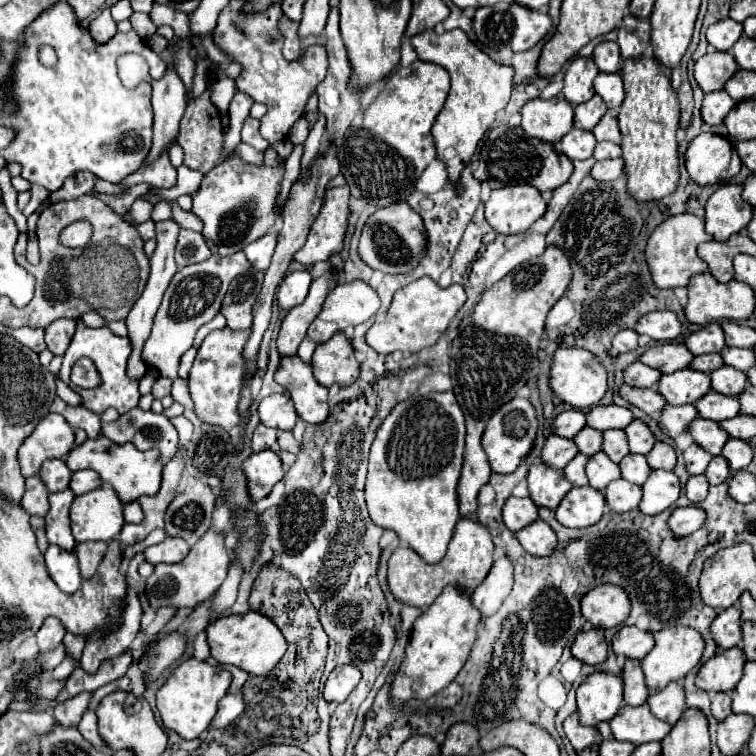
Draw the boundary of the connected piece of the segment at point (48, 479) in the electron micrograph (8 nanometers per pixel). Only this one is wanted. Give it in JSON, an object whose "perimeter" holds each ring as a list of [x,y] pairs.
{"perimeter":[[[46,460],[44,468],[40,468],[40,480],[44,480],[48,492],[66,490],[70,482],[70,474],[72,472],[64,460]]]}

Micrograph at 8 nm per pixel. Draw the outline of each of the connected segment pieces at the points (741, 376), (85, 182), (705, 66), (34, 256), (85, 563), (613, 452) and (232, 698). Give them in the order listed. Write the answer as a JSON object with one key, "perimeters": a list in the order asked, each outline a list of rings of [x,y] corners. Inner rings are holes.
{"perimeters":[[[[722,366],[714,370],[710,378],[712,378],[712,390],[726,396],[738,396],[748,386],[748,376],[732,366]]],[[[78,172],[74,176],[70,176],[64,186],[60,190],[56,190],[50,200],[52,202],[60,202],[60,200],[72,200],[72,198],[80,198],[84,194],[88,194],[90,190],[94,190],[94,184],[96,184],[96,178],[88,172]]],[[[708,52],[706,56],[696,60],[694,78],[700,84],[700,88],[708,94],[708,92],[722,90],[724,84],[734,76],[736,70],[738,70],[738,64],[732,54]]],[[[28,234],[28,262],[30,264],[38,264],[40,260],[40,250],[38,250],[38,244],[36,244],[36,234]]],[[[80,542],[74,548],[74,554],[78,556],[78,564],[80,564],[80,576],[84,578],[92,578],[92,574],[96,572],[98,564],[102,562],[104,554],[106,554],[108,542]]],[[[608,430],[608,432],[604,432],[602,452],[606,452],[610,460],[614,460],[616,464],[620,464],[620,460],[630,454],[624,430]]],[[[226,694],[218,704],[218,712],[212,720],[212,726],[214,728],[230,726],[244,712],[244,708],[246,708],[246,704],[244,704],[242,694]]]]}

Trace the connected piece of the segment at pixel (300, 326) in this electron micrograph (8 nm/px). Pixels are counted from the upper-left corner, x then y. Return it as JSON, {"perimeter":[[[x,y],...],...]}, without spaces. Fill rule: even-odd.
{"perimeter":[[[328,270],[318,280],[312,280],[306,300],[286,314],[286,318],[282,320],[280,332],[278,332],[278,340],[276,340],[276,348],[278,348],[280,358],[296,354],[300,342],[306,336],[310,322],[320,312],[320,306],[322,306],[326,294],[336,286],[336,282],[338,282],[338,276],[332,270]]]}

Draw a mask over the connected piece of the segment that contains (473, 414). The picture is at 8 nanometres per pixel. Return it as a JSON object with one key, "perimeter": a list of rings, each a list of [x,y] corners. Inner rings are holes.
{"perimeter":[[[548,246],[546,252],[522,266],[510,270],[502,280],[484,290],[480,302],[474,308],[472,324],[480,330],[460,330],[450,350],[450,378],[452,390],[466,416],[466,450],[464,466],[458,484],[460,514],[468,516],[476,510],[476,496],[488,482],[492,470],[482,450],[482,432],[488,420],[496,414],[504,402],[512,400],[532,376],[530,364],[534,364],[540,350],[542,336],[546,332],[546,316],[550,308],[560,300],[572,278],[568,258],[560,248]]]}

